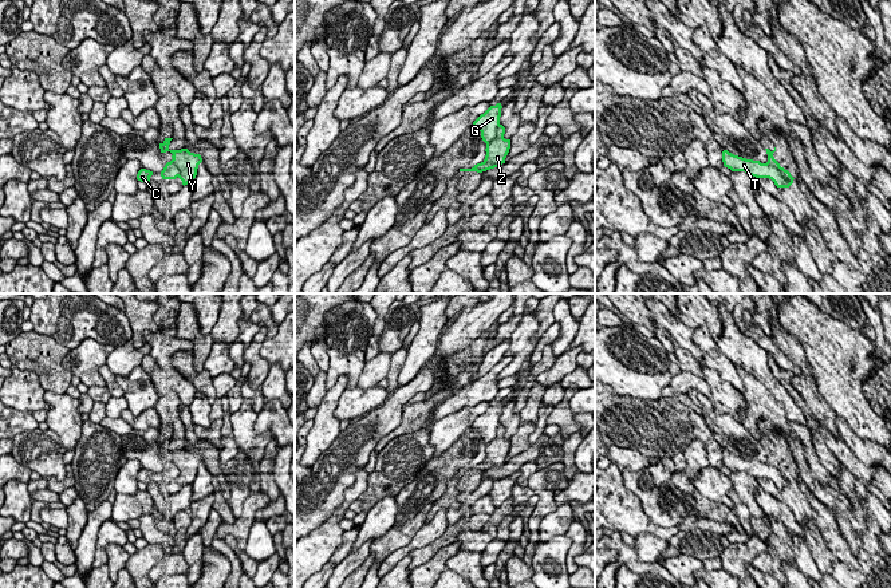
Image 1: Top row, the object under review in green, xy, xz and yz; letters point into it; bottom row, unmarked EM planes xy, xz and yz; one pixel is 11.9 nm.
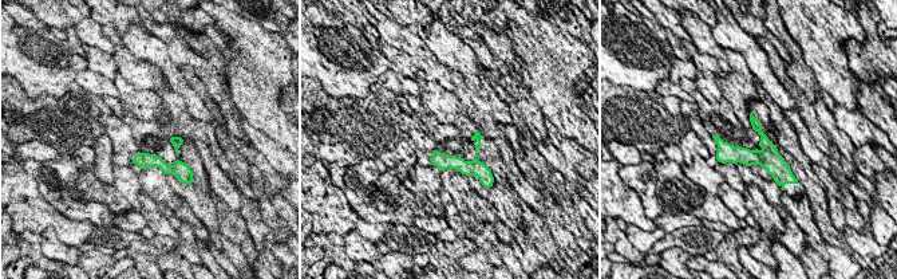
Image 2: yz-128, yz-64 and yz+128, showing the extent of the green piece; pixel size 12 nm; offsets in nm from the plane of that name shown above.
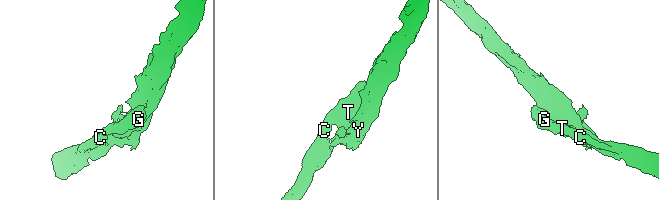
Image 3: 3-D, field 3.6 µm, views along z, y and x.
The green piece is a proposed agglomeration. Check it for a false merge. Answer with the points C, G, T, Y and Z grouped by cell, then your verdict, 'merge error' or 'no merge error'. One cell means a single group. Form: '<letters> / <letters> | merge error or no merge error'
C G T / Y Z | merge error

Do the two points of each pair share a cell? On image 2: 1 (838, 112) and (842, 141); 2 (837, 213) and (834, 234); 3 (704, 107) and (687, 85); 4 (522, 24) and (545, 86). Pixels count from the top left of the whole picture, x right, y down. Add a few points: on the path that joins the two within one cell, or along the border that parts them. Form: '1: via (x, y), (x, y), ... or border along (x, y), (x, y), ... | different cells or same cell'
1: border along (830, 112), (834, 124), (856, 146) | different cells
2: border along (828, 197), (829, 216), (841, 231) | different cells
3: via (702, 102), (692, 90) | same cell
4: via (534, 39), (545, 51), (545, 71) | same cell

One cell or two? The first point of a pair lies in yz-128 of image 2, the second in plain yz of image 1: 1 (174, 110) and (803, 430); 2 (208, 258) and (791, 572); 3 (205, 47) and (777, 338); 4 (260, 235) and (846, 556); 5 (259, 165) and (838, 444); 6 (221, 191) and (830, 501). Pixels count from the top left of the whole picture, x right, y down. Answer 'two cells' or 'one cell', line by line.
1: two cells
2: two cells
3: one cell
4: two cells
5: one cell
6: one cell

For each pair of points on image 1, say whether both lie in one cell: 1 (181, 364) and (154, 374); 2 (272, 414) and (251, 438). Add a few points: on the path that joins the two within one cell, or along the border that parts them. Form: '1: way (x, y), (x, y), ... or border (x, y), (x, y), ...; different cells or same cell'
1: border (170, 364), (196, 389); different cells
2: border (256, 414), (253, 430), (272, 435); different cells

